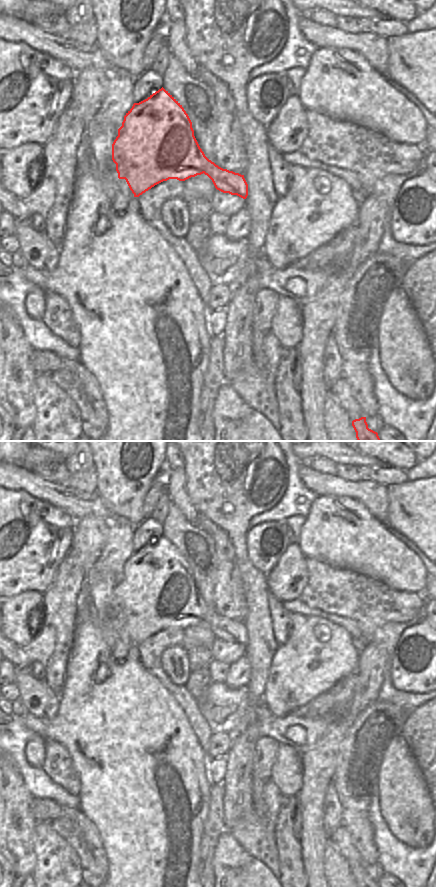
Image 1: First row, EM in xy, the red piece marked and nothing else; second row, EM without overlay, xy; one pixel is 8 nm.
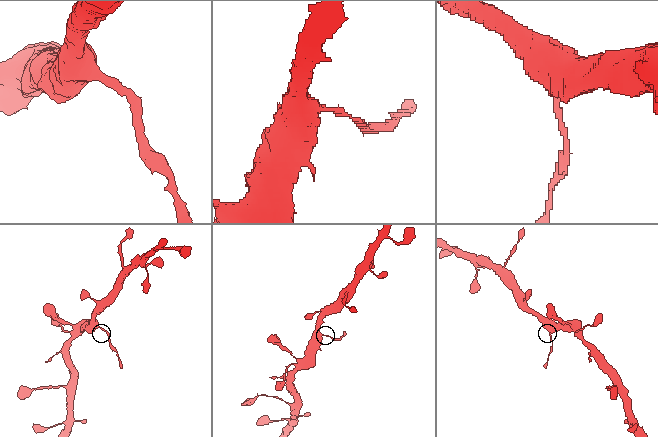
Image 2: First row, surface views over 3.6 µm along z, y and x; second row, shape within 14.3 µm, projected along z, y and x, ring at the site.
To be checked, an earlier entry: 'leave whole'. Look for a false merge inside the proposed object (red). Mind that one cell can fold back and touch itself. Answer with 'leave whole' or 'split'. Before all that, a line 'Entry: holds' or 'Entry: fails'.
Entry: fails
split

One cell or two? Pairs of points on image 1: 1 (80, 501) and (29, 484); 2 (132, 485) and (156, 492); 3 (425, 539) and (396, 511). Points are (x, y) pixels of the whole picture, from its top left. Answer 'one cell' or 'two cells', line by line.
1: one cell
2: two cells
3: one cell

